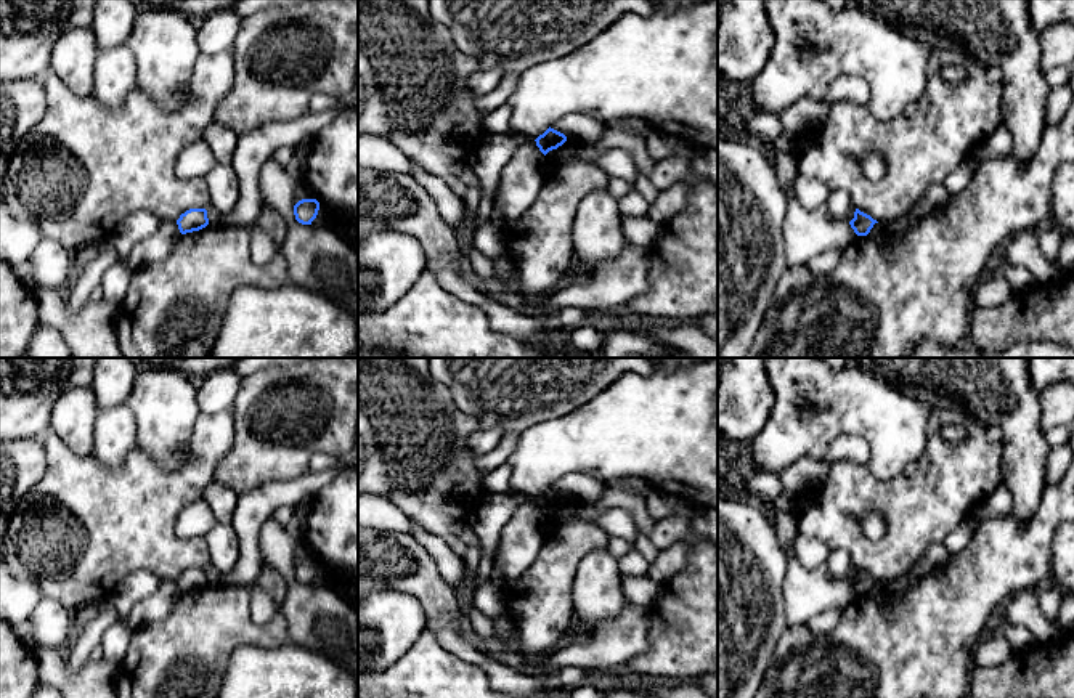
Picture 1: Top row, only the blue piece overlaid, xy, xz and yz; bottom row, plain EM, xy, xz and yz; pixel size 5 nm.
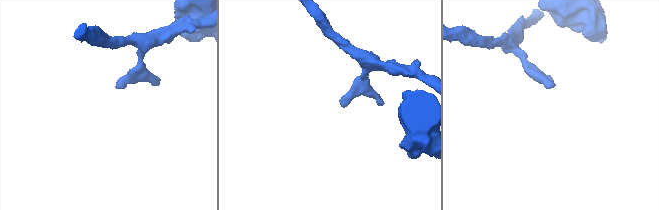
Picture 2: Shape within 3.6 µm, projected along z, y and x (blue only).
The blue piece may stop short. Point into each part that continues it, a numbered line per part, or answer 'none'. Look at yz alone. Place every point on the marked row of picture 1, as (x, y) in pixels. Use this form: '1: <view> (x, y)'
none

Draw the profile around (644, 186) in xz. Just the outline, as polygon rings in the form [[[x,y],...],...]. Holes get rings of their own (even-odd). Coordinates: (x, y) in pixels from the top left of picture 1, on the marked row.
[[[639,173],[634,183],[634,191],[637,191],[649,204],[655,202],[660,196],[660,191],[645,173]]]

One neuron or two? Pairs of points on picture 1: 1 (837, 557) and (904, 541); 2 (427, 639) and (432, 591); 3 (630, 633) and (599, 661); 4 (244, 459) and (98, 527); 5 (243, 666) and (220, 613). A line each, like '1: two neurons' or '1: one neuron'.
1: two neurons
2: two neurons
3: one neuron
4: two neurons
5: two neurons

